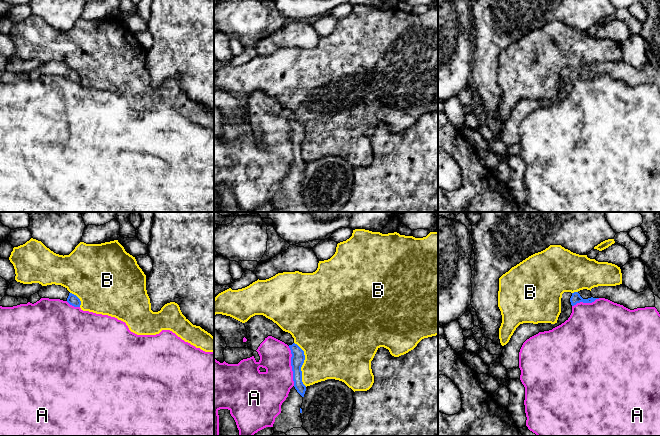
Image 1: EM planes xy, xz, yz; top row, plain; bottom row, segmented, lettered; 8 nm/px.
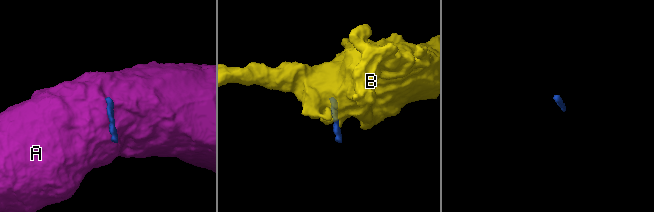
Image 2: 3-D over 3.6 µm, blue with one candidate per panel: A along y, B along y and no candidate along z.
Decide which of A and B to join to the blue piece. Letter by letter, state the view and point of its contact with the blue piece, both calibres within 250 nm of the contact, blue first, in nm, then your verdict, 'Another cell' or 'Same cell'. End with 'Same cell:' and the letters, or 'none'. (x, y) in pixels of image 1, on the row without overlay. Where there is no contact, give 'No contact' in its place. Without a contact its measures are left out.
A: Touches blue at xz (291, 141). Thickness 110 nm (blue) against 280 nm. Another cell
B: Touches blue at xz (302, 140). Thickness 110 nm (blue) against 420 nm. Another cell
Same cell: none

